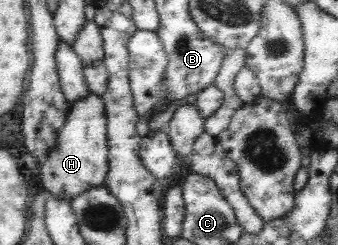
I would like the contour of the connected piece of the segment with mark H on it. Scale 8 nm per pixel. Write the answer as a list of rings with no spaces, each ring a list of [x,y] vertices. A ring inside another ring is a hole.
[[[90,92],[85,98],[71,103],[66,123],[59,129],[58,141],[51,148],[47,158],[40,163],[40,178],[43,189],[55,197],[73,199],[91,186],[102,186],[108,175],[108,144],[104,102],[100,96]]]

